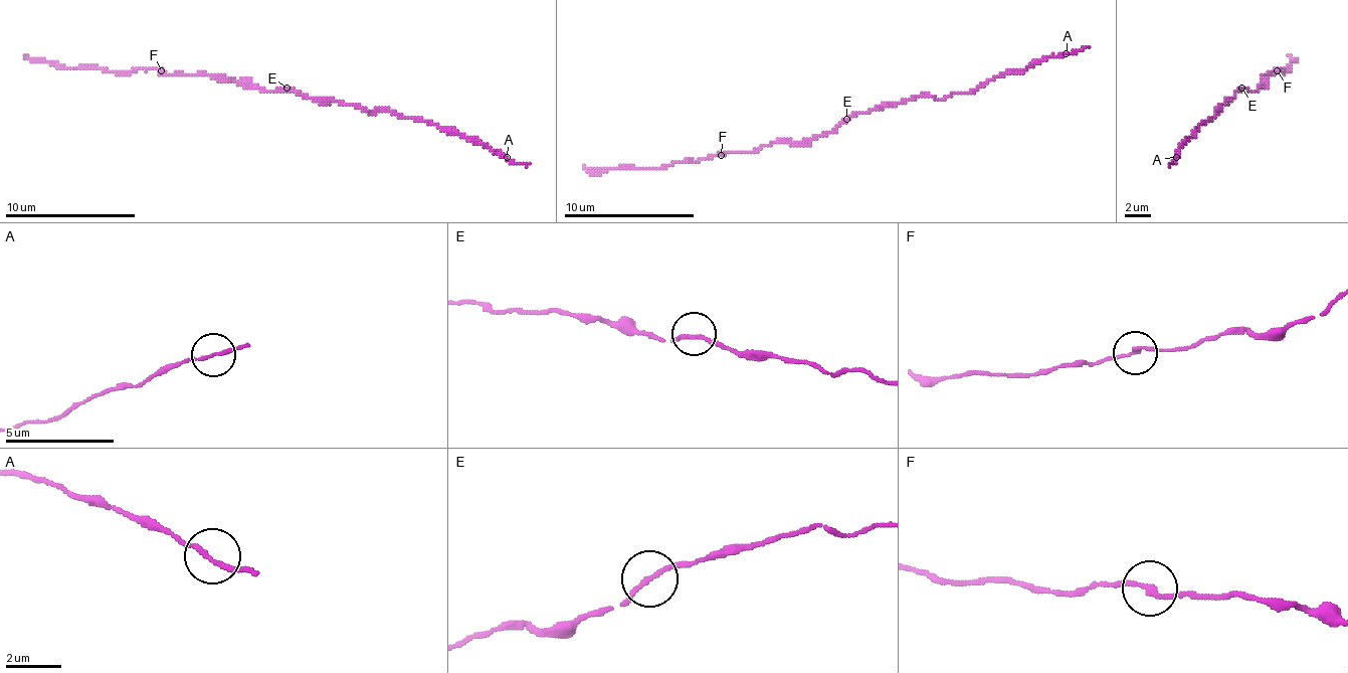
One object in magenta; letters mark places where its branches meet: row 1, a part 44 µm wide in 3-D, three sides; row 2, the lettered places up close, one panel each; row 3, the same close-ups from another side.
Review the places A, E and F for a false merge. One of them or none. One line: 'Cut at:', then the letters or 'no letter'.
Cut at: no letter

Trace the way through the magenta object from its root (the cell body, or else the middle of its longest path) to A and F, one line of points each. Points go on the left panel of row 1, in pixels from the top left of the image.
A: (286, 92), (418, 118), (480, 141), (507, 157)
F: (286, 92), (263, 92), (241, 81), (218, 81), (208, 74), (166, 74), (162, 71)

